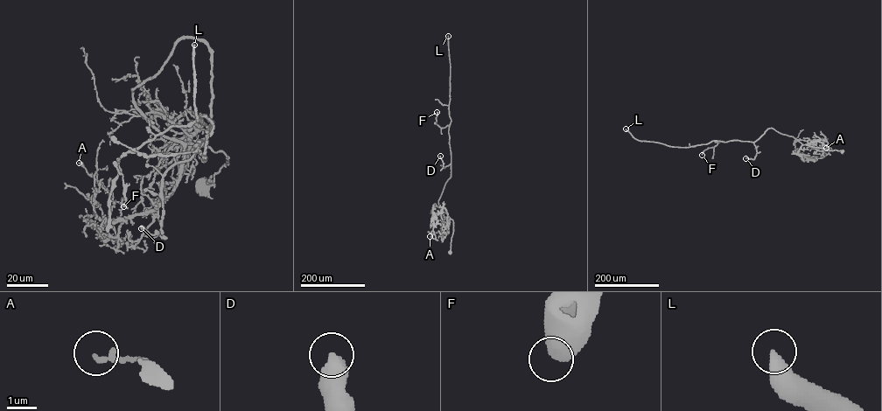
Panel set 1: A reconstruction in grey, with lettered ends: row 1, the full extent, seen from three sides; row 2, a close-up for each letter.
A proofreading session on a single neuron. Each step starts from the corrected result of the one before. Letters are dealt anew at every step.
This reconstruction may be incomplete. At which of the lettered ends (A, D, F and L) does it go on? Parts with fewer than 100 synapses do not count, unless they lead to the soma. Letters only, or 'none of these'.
L

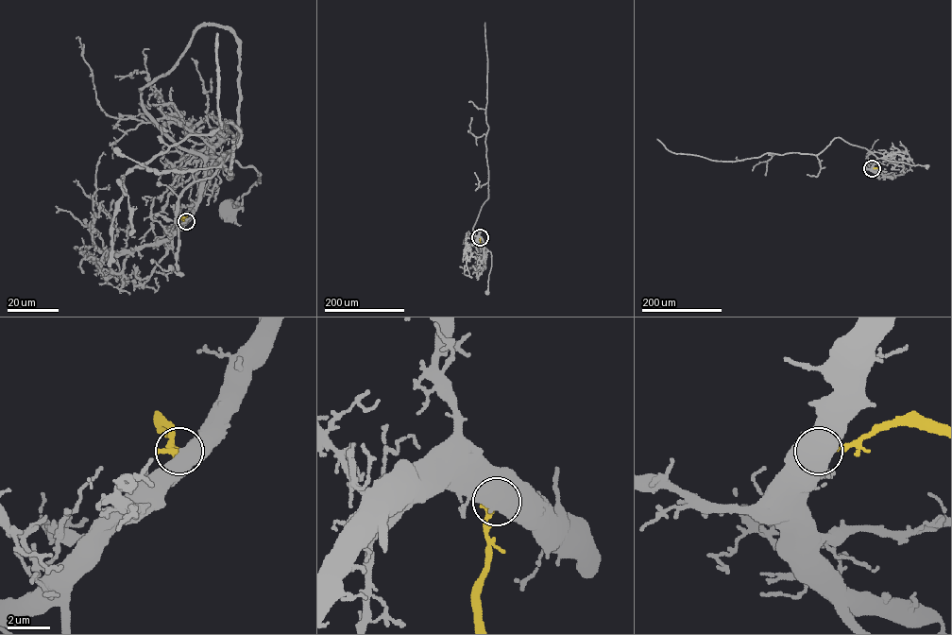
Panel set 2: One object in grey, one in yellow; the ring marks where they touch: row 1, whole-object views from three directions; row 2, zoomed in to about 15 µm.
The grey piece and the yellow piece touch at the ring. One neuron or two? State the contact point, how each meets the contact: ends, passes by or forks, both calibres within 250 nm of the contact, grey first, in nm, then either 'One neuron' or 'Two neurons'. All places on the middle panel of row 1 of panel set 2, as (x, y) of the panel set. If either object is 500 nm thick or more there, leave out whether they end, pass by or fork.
Place: (480, 237). Thickness 550 nm (grey) against 340 nm. One neuron

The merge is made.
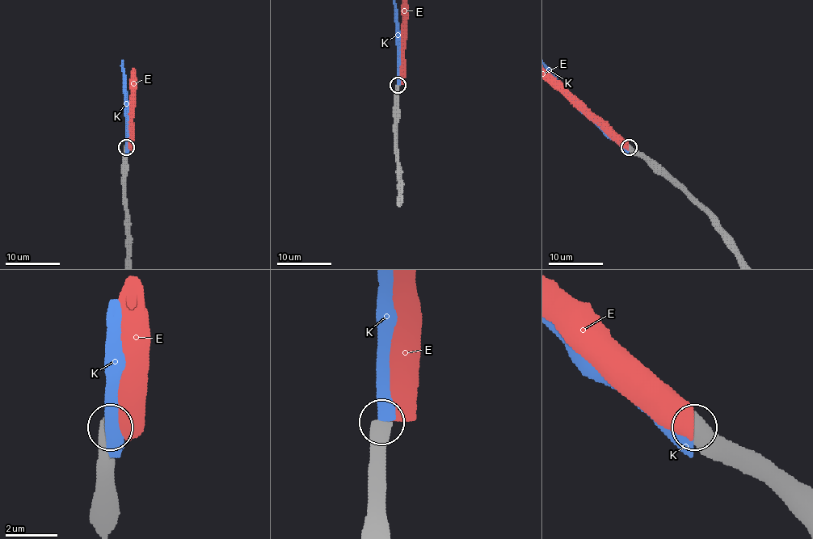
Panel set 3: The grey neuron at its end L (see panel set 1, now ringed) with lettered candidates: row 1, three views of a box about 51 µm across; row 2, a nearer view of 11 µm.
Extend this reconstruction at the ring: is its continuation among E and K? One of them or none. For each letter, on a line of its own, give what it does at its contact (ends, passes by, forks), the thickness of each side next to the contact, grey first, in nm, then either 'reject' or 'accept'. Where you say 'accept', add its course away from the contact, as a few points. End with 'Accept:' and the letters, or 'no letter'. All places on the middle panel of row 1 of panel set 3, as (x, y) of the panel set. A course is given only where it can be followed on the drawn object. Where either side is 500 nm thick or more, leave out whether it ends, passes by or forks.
E: 600 nm thick on the grey side, 700 nm on the other; reject
K: 700 nm thick on the grey side, 600 nm on the other; reject
Accept: no letter

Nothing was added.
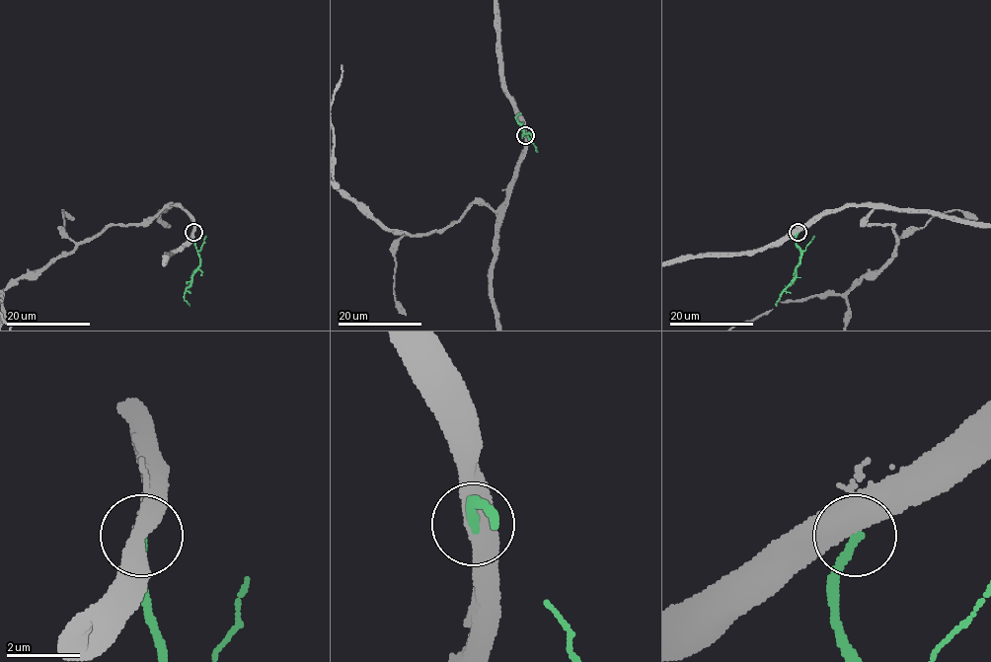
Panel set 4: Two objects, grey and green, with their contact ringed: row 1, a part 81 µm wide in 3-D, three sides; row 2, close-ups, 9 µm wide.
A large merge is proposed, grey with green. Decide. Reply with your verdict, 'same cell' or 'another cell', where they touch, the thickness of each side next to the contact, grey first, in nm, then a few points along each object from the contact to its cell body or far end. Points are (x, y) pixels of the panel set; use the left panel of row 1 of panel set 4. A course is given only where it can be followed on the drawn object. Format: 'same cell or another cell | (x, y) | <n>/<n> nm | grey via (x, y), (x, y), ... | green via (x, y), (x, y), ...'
another cell | (193, 232) | 550/240 nm

